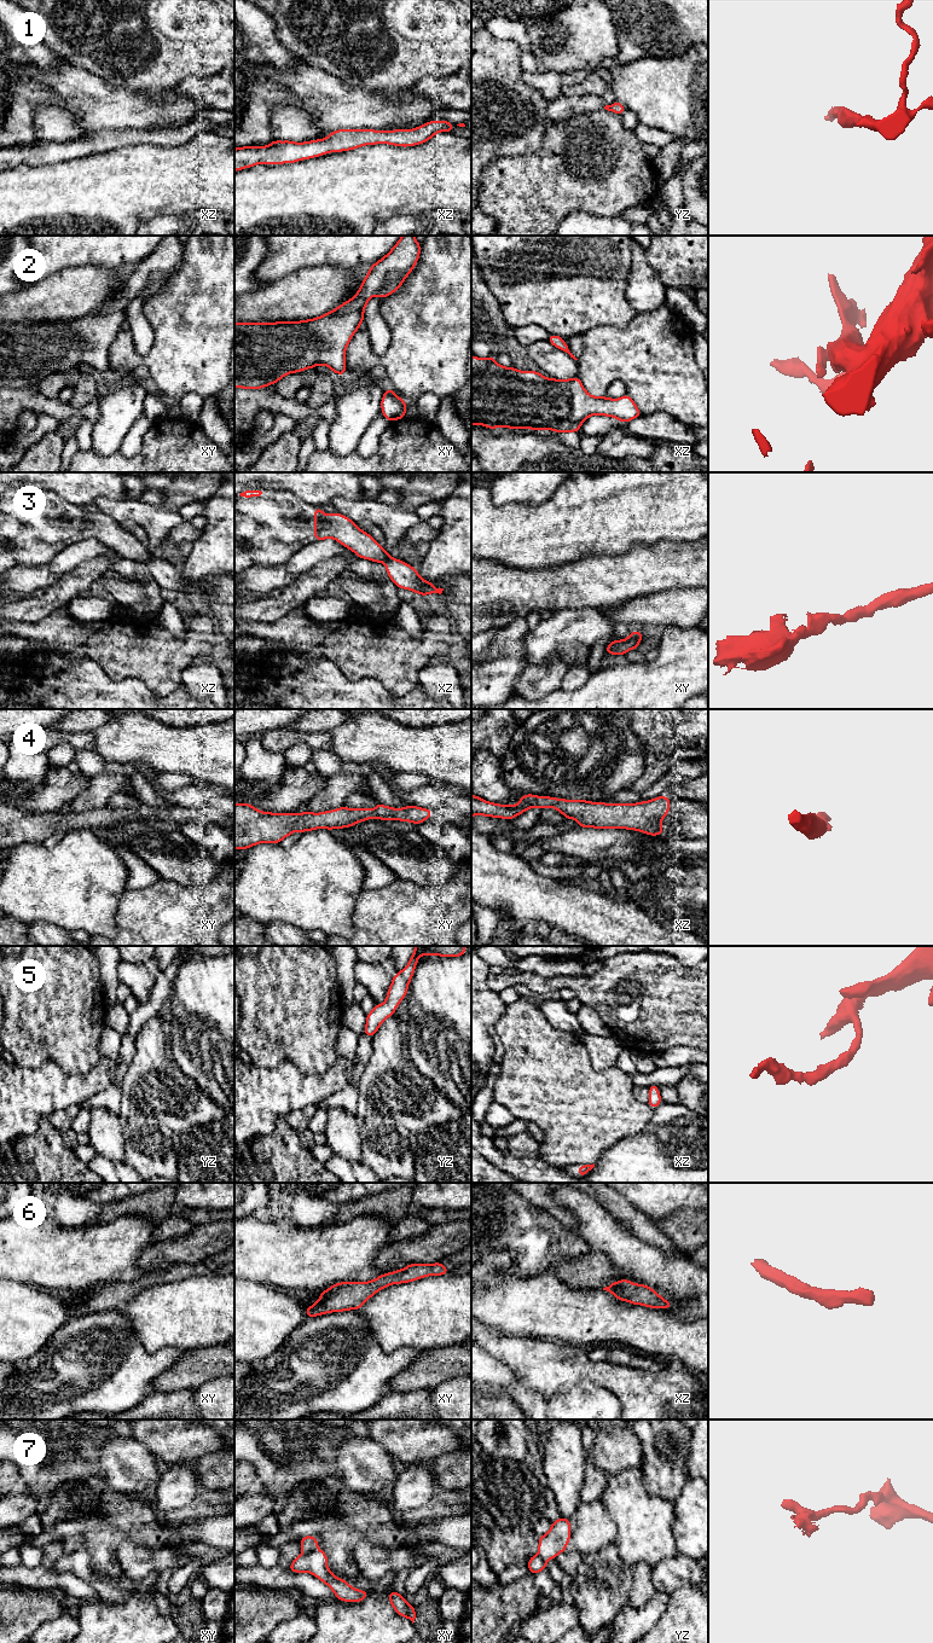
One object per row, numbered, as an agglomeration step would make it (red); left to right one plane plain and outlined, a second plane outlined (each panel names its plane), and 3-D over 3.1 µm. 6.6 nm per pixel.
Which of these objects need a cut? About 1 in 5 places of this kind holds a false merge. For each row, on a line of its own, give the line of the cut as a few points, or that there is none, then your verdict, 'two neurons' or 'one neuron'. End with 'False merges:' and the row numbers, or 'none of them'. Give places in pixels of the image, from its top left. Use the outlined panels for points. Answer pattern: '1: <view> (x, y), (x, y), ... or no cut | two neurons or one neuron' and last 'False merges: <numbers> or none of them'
1: no cut | one neuron
2: no cut | one neuron
3: no cut | one neuron
4: no cut | one neuron
5: no cut | one neuron
6: no cut | one neuron
7: xy (317, 1549), (302, 1555) | two neurons
False merges: 7

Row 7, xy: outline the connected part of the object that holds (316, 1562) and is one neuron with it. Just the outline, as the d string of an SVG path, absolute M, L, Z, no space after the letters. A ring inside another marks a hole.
M314 1550L308 1555L297 1556L288 1569L294 1573L311 1573L326 1584L336 1598L343 1602L361 1602L370 1595L370 1591L352 1587L347 1580L342 1580L331 1573L328 1568L328 1556L323 1550Z

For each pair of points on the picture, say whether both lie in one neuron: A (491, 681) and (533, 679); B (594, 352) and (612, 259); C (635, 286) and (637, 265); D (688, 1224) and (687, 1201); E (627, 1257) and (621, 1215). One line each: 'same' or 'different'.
A: different
B: different
C: same
D: different
E: different

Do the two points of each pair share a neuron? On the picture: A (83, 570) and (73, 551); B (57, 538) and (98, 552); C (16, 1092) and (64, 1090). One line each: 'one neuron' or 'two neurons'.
A: two neurons
B: two neurons
C: one neuron

